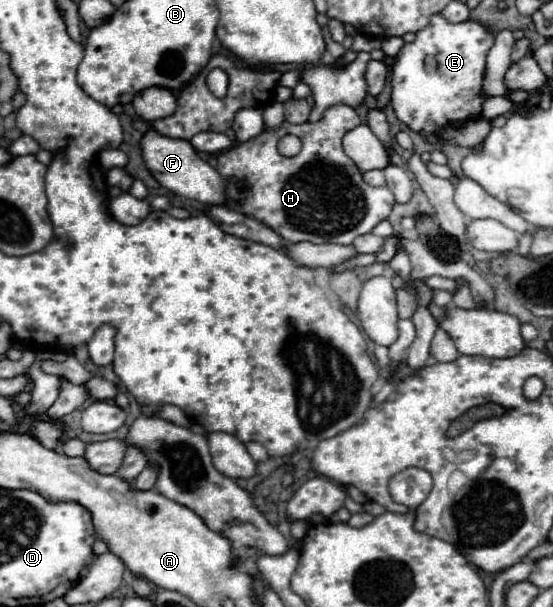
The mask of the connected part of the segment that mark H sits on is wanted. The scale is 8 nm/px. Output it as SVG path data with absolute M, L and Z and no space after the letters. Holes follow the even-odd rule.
M332 106L326 110L320 122L288 124L278 130L264 130L248 142L234 144L218 156L216 170L226 180L240 178L250 184L250 190L238 190L230 186L228 200L238 202L234 208L252 216L274 232L278 232L288 244L312 242L312 244L352 244L360 234L372 232L372 228L388 218L394 196L388 188L374 188L362 180L356 164L344 154L342 138L348 130L360 126L356 110L350 106ZM294 134L302 140L300 154L286 158L278 154L276 144L282 136Z

